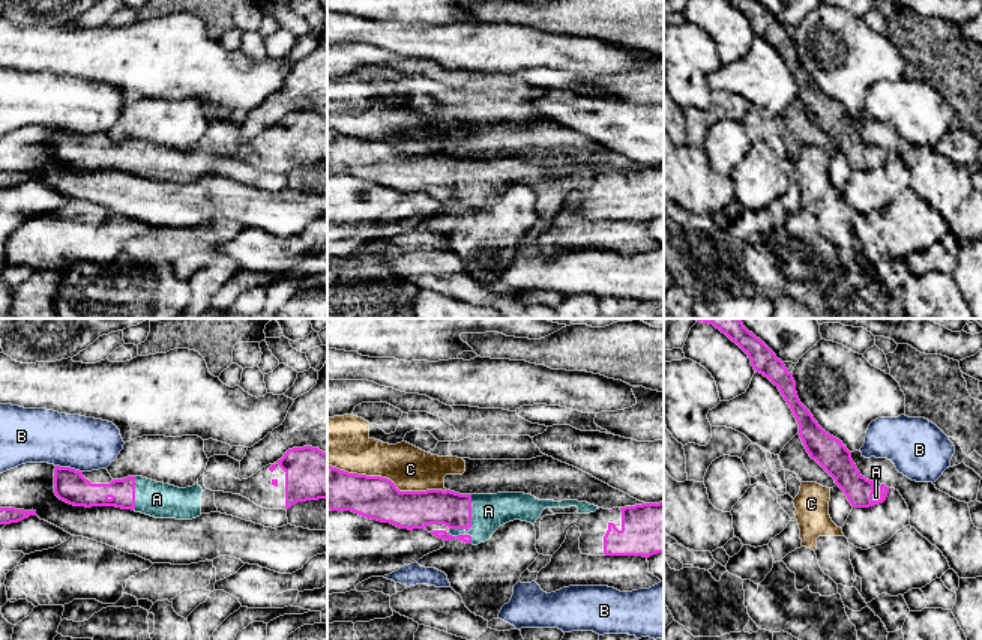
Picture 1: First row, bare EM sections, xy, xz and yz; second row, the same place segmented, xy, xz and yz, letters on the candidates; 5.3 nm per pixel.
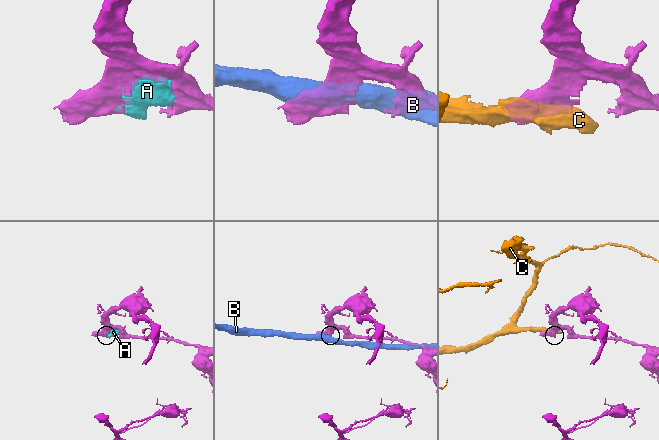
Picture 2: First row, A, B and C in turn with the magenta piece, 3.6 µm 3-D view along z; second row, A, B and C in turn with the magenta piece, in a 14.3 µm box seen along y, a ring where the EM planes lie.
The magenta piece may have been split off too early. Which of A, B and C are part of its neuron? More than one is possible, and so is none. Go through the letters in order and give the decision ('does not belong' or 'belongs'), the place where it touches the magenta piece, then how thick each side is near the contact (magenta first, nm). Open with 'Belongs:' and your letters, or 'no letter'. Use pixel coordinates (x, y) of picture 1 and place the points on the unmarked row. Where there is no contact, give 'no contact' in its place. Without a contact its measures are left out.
Belongs: A
A: belongs; meets magenta in xz at (470, 185); 190 nm thick on the magenta side, 190 nm on the other
B: does not belong; meets magenta in xy at (69, 131); 180 nm thick on the magenta side, 280 nm on the other
C: does not belong; meets magenta in xz at (386, 141); 240 nm thick on the magenta side, 240 nm on the other

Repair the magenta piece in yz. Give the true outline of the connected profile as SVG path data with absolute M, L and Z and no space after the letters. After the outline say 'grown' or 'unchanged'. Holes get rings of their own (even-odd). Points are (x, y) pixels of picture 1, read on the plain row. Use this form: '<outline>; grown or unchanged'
M757 0L728 2L748 18L754 33L779 53L799 87L799 99L806 116L835 143L851 170L869 171L883 167L889 150L862 140L847 110L818 89L811 75L800 66L793 38L784 26Z; grown

